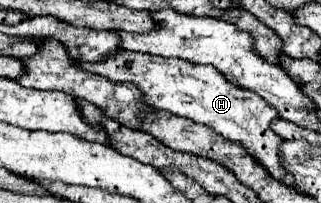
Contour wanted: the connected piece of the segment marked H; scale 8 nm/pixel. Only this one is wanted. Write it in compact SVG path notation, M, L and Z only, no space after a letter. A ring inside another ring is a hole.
M120 51L100 63L80 63L80 67L104 75L110 81L130 81L138 85L144 93L144 99L154 109L164 109L178 117L192 119L194 123L206 125L230 141L242 143L246 151L256 157L270 171L270 175L274 175L274 179L286 185L294 183L280 163L280 143L284 139L272 131L272 123L280 119L278 111L274 111L274 107L270 107L260 95L254 95L254 91L226 83L226 77L218 75L216 67L194 65L182 59L162 59L156 55L132 51Z

